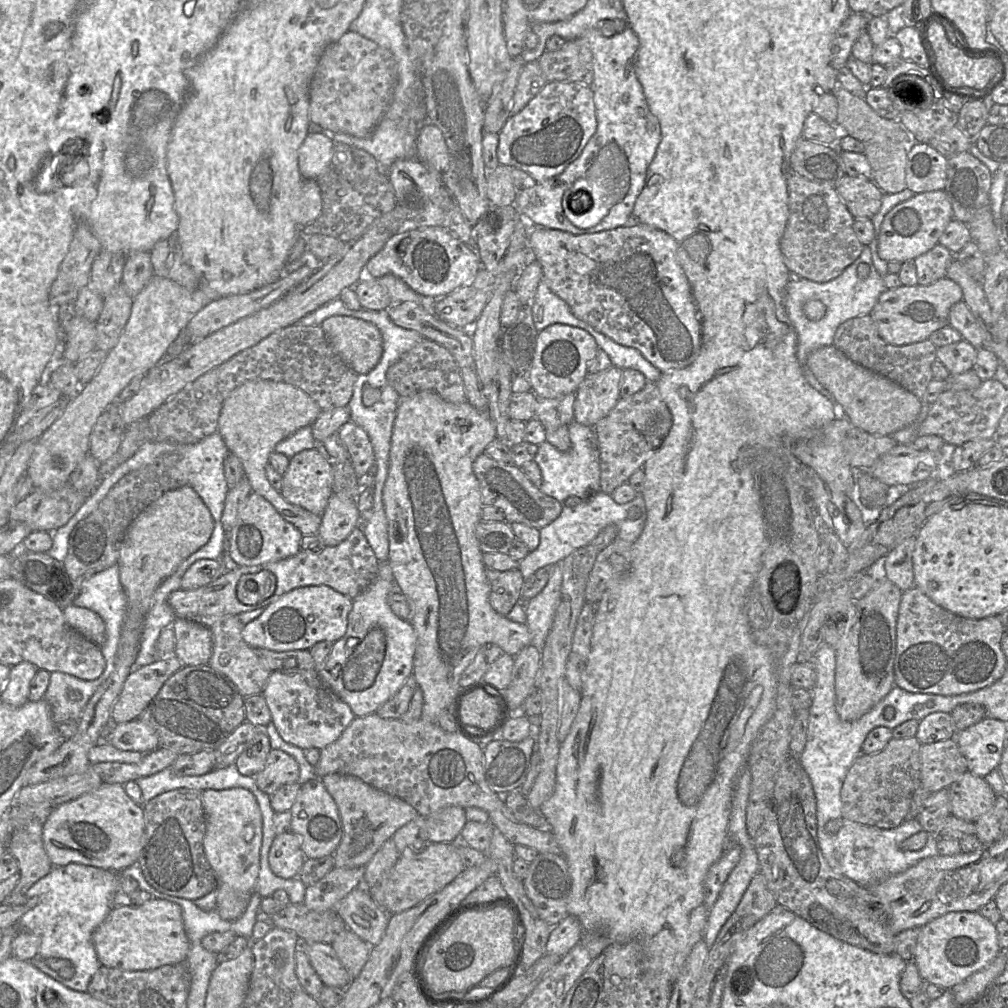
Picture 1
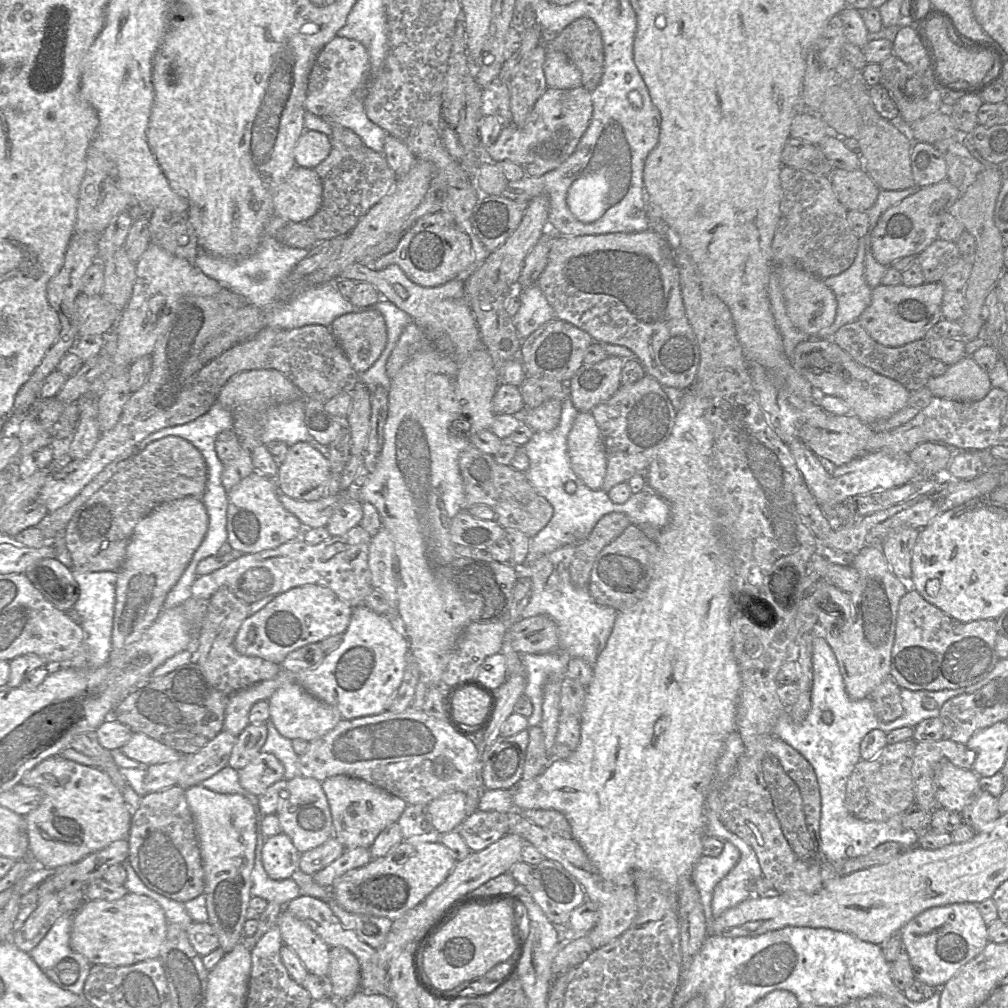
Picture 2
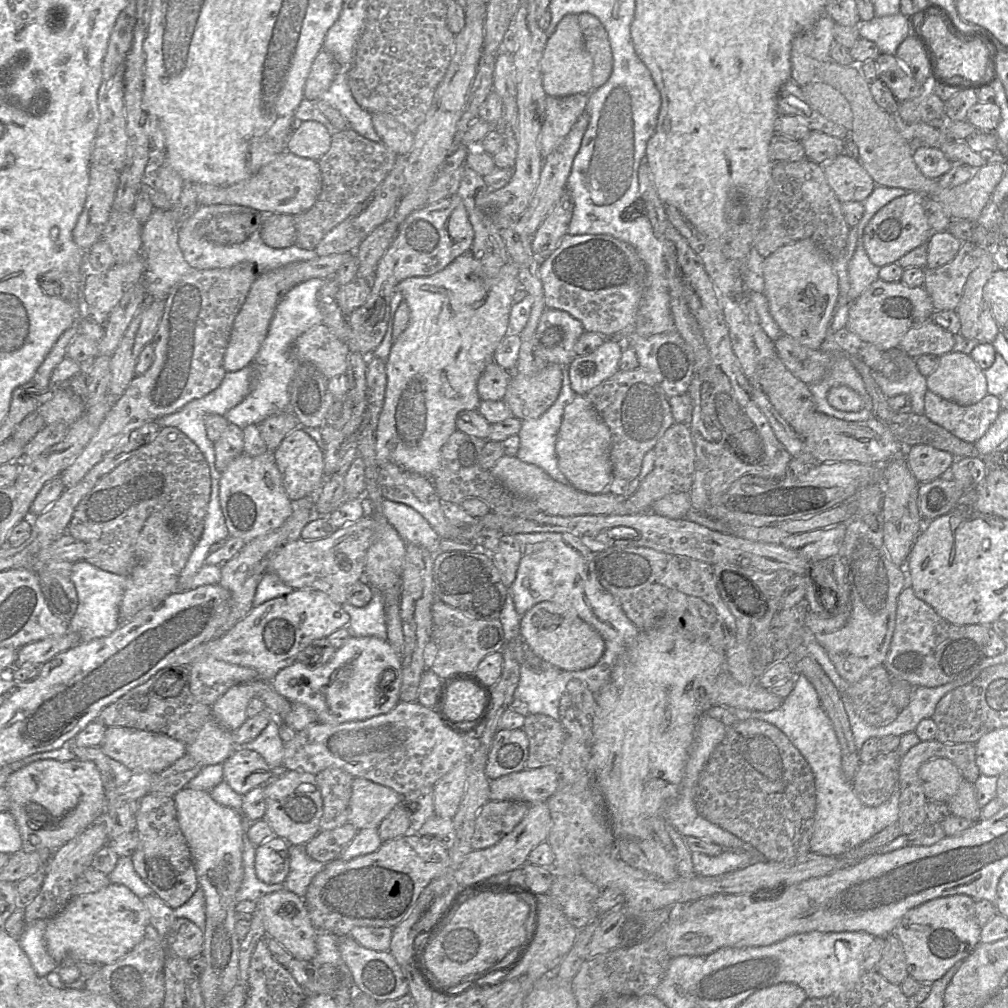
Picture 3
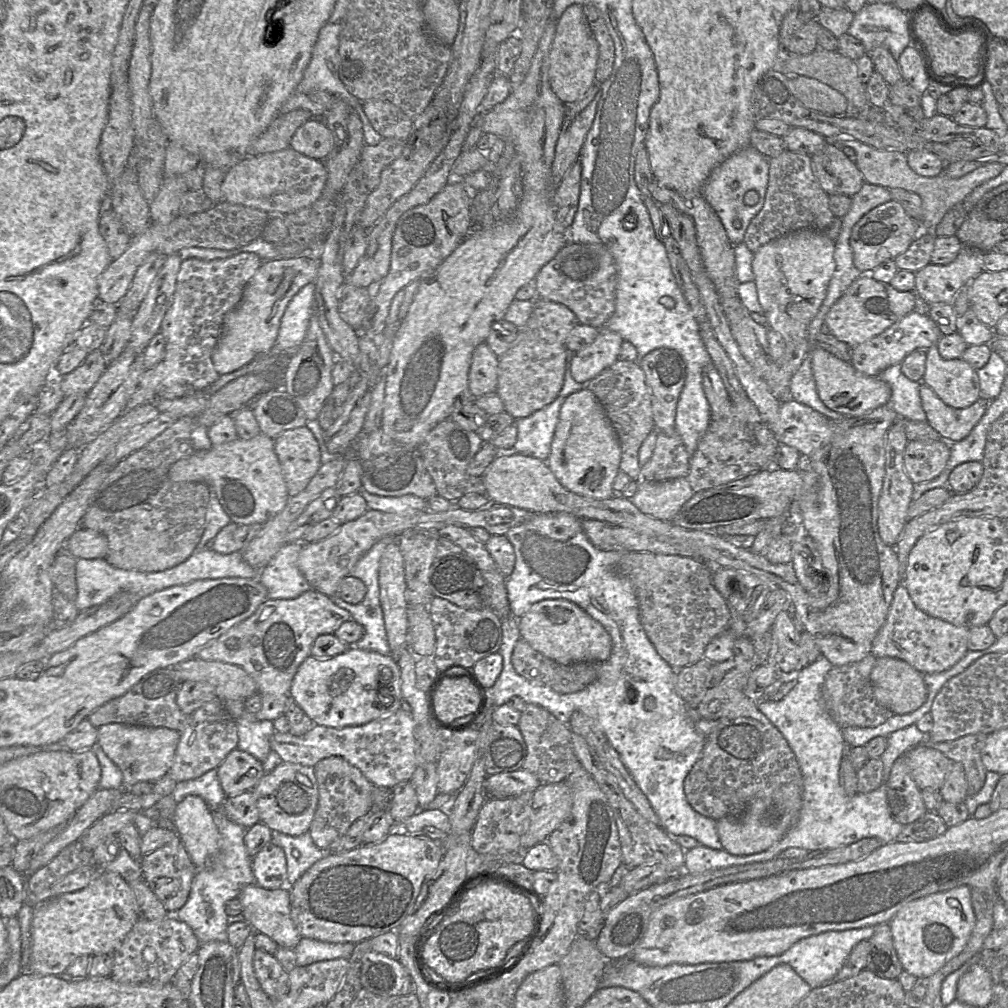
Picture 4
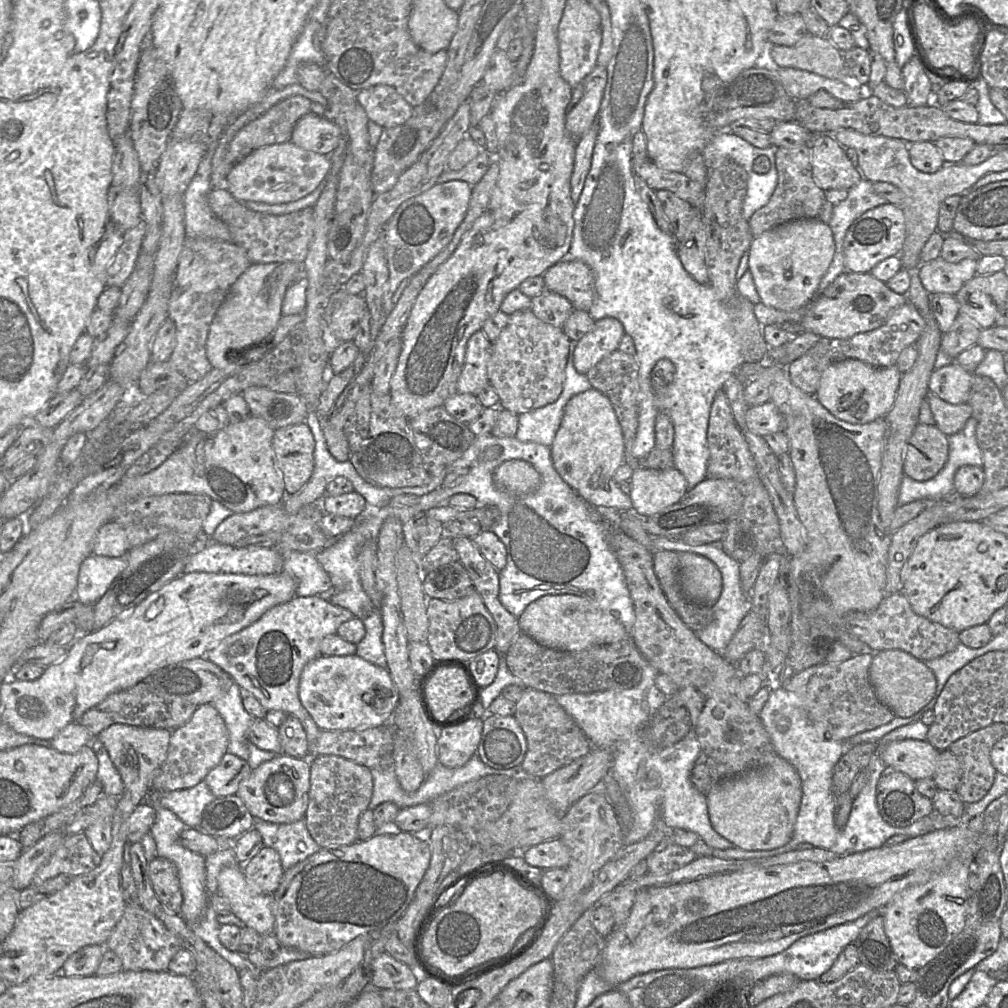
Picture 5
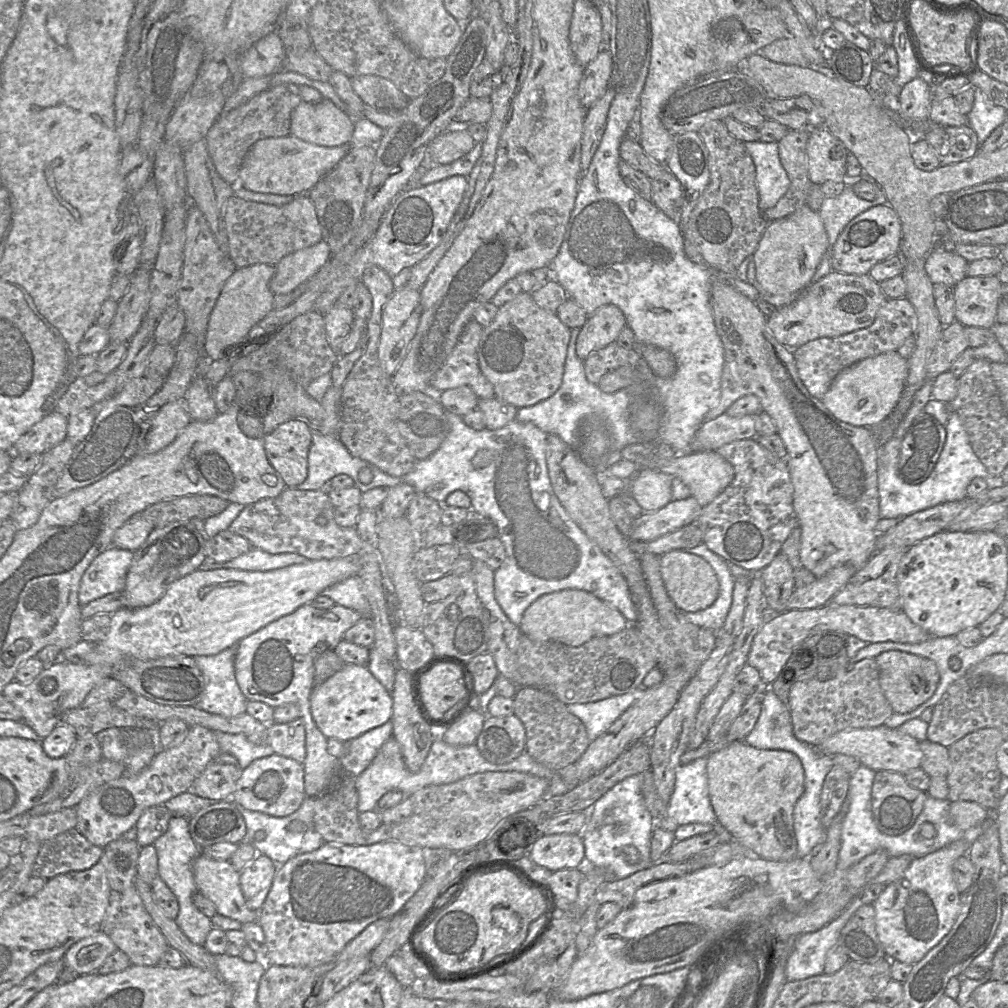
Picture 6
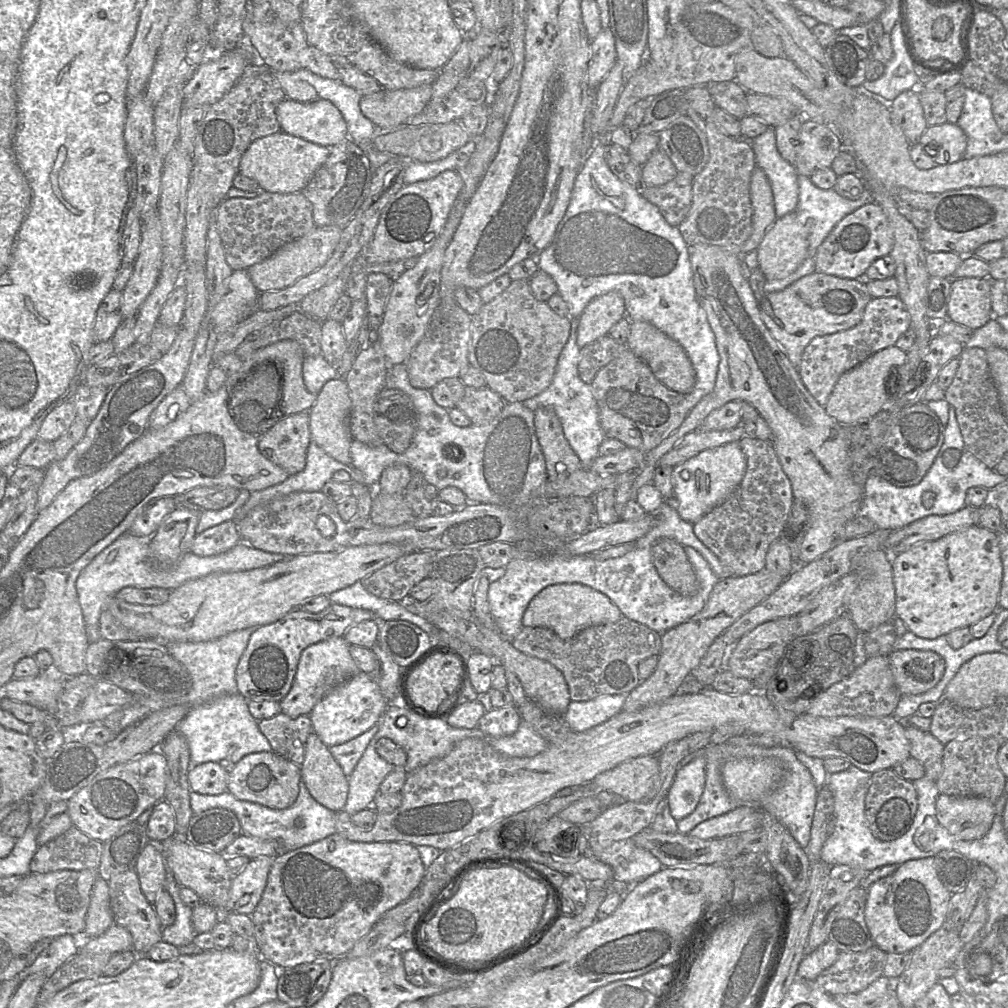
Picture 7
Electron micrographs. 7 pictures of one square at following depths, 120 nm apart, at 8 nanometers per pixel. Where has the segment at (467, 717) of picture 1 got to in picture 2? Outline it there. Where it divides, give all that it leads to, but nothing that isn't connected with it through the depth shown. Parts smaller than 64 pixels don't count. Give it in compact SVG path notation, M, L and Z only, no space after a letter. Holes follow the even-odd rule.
M474 687L460 688L452 698L452 716L463 723L479 723L486 713L488 702L484 692Z

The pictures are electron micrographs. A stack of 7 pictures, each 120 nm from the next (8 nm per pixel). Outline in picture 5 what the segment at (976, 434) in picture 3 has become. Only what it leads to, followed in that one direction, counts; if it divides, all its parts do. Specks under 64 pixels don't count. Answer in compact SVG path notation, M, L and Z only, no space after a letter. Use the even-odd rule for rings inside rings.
M930 391L926 395L926 400L934 417L935 426L946 436L961 431L968 419L972 417L972 408L967 403L953 405Z

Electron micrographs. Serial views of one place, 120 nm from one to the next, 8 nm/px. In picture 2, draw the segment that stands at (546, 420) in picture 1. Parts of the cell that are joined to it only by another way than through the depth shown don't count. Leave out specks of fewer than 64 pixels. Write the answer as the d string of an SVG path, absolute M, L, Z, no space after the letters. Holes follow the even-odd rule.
M527 376L519 387L526 408L536 408L542 403L555 399L564 402L570 390L561 382Z

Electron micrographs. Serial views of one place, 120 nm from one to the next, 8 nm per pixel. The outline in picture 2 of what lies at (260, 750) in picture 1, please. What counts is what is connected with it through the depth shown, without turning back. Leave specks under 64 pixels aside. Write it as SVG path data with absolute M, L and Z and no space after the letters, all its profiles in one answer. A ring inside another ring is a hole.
M249 723L245 729L237 735L232 748L229 765L237 771L245 767L255 758L264 745L267 738L267 725L265 723Z

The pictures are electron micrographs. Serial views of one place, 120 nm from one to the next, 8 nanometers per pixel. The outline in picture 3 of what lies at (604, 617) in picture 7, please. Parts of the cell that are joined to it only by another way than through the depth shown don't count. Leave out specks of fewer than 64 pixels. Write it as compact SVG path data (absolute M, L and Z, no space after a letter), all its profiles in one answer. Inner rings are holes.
M550 601L534 605L520 617L520 637L546 662L562 670L579 670L595 665L605 651L600 633L572 609Z

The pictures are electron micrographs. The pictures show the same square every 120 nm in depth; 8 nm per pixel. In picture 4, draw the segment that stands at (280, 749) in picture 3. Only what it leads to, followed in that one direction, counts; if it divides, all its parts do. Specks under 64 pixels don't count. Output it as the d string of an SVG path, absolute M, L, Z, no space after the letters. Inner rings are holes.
M247 711L235 720L238 731L237 749L248 752L264 762L268 754L272 751L270 739L276 732L273 721L258 720Z

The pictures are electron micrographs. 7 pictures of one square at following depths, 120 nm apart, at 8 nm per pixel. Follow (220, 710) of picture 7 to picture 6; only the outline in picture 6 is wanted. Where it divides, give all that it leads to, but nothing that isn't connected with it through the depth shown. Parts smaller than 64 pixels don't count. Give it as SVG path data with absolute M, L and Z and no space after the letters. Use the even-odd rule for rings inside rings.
M219 730L213 732L220 751L232 754L242 769L246 768L254 760L270 756L274 753L269 744L254 744L243 734L231 734Z

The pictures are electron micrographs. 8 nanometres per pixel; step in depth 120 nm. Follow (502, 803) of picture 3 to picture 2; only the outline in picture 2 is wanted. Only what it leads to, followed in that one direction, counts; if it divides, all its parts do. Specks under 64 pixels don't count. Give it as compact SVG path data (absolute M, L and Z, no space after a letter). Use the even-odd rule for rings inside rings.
M477 810L464 819L458 831L472 852L481 851L509 832L508 812Z

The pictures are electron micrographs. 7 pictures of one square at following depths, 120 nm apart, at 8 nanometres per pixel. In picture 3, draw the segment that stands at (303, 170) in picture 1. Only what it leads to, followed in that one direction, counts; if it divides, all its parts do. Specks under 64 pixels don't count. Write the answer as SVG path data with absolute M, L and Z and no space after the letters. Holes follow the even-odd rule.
M304 121L295 126L287 142L292 154L318 162L331 146L331 135L324 125L315 121Z

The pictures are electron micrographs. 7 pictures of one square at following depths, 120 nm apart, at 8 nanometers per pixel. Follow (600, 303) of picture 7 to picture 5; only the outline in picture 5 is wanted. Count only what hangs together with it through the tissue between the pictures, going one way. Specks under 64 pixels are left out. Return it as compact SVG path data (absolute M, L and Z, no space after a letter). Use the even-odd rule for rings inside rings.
M604 317L596 320L593 328L577 343L573 354L576 370L586 375L604 357L618 349L624 334L624 327L616 318Z

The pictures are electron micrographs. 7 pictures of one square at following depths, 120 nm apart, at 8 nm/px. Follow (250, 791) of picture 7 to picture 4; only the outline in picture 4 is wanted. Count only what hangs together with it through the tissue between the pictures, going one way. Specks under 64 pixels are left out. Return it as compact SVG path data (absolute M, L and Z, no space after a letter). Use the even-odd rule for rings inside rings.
M282 762L267 772L252 790L259 811L260 822L271 830L298 836L309 832L318 805L318 785L314 768L301 764Z

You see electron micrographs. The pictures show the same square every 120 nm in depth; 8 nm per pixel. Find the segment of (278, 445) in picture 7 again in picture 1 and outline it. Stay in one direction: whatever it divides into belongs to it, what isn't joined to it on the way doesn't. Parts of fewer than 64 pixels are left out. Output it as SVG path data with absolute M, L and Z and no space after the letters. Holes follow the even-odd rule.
M316 449L295 454L282 475L281 494L289 503L322 515L333 494L331 463Z

